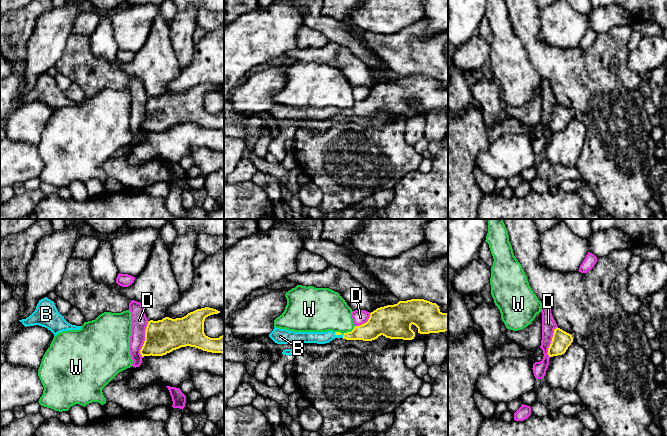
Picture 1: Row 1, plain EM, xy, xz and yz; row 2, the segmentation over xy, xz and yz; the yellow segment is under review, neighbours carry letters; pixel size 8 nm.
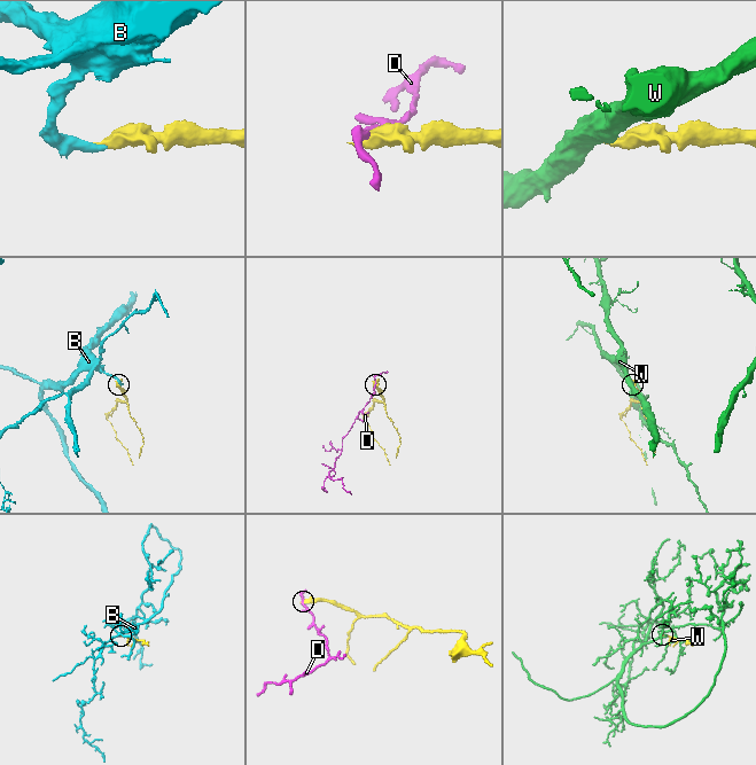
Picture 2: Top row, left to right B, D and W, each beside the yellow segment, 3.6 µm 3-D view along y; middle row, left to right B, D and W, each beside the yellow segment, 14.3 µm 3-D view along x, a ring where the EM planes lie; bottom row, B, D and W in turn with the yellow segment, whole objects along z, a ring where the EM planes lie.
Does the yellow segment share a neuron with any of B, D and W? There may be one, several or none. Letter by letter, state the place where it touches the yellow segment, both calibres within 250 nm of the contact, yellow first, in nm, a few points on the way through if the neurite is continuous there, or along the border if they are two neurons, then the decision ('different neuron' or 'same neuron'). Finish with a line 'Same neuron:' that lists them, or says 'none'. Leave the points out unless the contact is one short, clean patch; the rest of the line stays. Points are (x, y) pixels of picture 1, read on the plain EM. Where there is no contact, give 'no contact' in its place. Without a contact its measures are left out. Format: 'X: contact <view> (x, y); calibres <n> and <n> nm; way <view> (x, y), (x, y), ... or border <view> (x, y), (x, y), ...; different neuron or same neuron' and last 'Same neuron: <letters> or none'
B: contact xz (339, 110); calibres 30 and 100 nm; way xz (336, 109), (339, 110), (326, 113), (308, 113); same neuron
D: contact xy (145, 115); calibres 280 and 130 nm; border xy (148, 97), (145, 103), (145, 116), (140, 126), (142, 133); different neuron
W: contact xz (345, 109); calibres 160 and 340 nm; border xz (355, 102), (350, 107), (343, 109), (335, 108); different neuron
Same neuron: B

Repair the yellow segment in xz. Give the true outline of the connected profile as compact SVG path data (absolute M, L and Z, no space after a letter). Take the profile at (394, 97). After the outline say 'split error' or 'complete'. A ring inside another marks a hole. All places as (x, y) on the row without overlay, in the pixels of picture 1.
M411 75L407 77L399 77L394 81L387 81L377 84L370 89L368 97L362 101L355 102L351 108L294 108L286 105L275 104L269 110L269 113L277 120L303 120L303 119L329 119L335 114L343 114L346 116L363 116L372 117L383 111L390 115L412 116L415 108L411 105L411 101L418 104L418 109L429 110L448 107L448 90L442 89L436 79L424 75Z; split error

